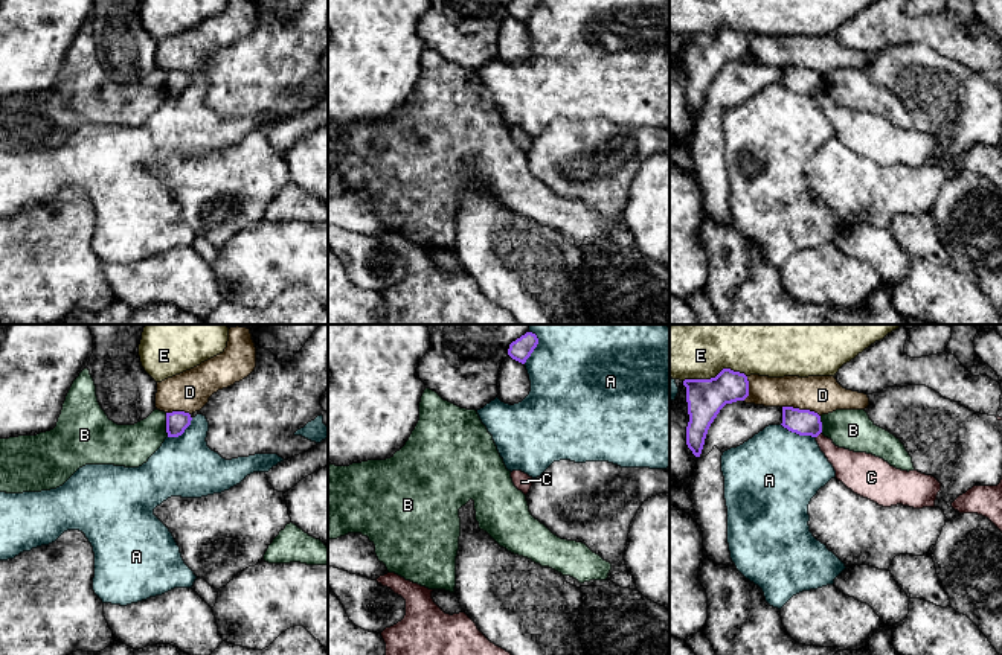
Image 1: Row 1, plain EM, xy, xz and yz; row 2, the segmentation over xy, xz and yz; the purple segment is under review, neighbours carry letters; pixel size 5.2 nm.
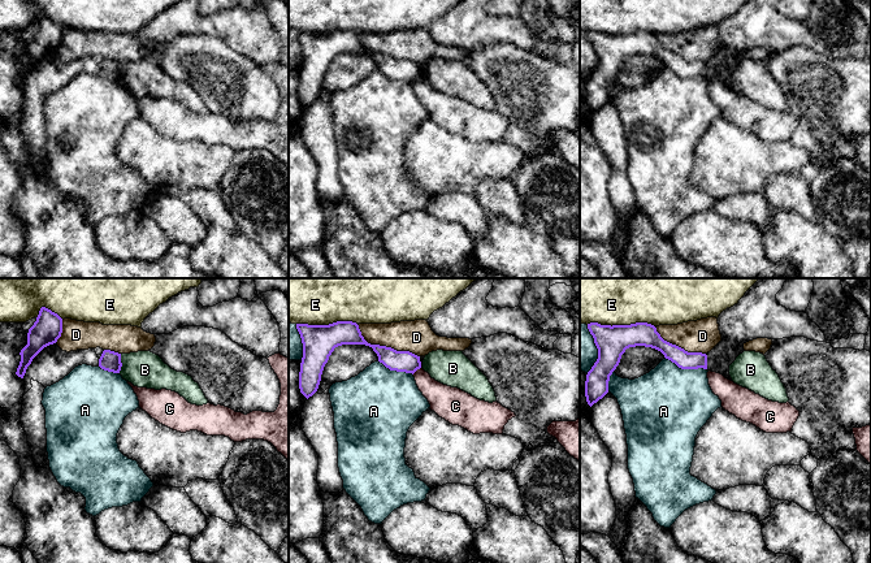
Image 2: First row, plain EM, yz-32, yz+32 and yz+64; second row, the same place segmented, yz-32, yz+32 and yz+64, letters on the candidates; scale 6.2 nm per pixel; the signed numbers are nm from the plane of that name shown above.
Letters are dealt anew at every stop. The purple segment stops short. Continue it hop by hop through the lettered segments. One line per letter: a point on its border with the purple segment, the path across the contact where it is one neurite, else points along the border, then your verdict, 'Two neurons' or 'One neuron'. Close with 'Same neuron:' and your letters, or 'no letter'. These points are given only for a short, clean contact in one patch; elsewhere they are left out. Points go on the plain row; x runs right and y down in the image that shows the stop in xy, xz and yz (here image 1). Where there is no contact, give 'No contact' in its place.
A: Touches purple at yz (798, 92). Two neurons
B: Touches purple at xy (166, 84). Two neurons
C: Touches purple at yz (819, 92). Boundary: yz (821, 90), (816, 96). Two neurons
D: Touches purple at yz (801, 69). Two neurons
E: Touches purple at yz (716, 35). Two neurons
Same neuron: no letter

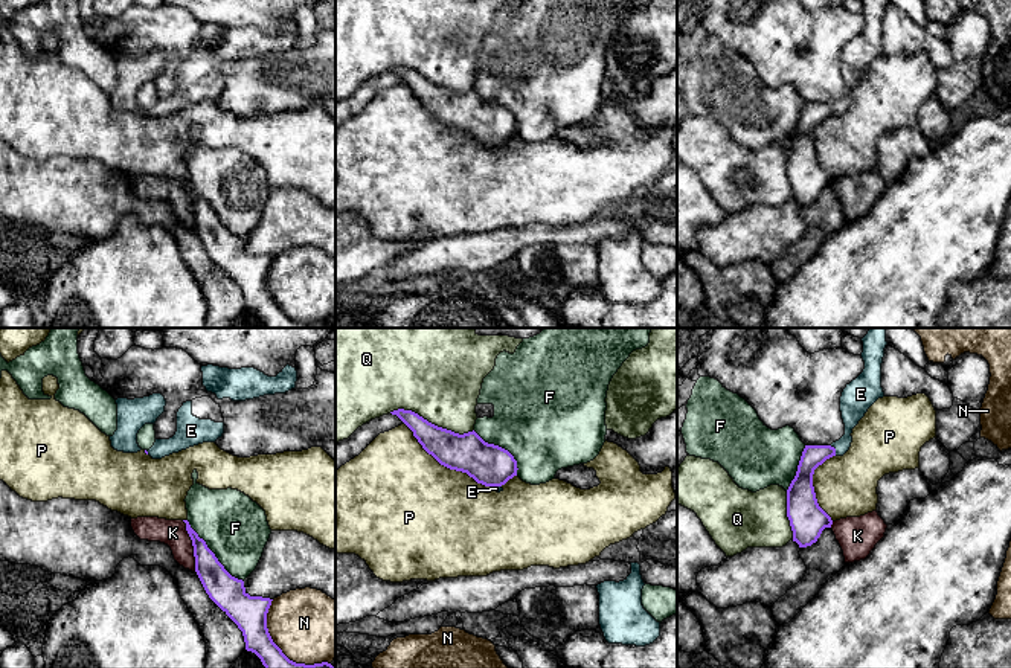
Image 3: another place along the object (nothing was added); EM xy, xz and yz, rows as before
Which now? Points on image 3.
E: Touches purple at yz (834, 109). Path across: yz (813, 115), (834, 109), (847, 96), (853, 66). One neuron
F: Touches purple at xy (214, 212). Two neurons
K: Touches purple at xy (192, 203). Two neurons
N: Touches purple at xy (281, 308). Two neurons
P: Touches purple at xz (446, 124). Two neurons
Q: Touches purple at xz (430, 81). Two neurons
Same neuron: E

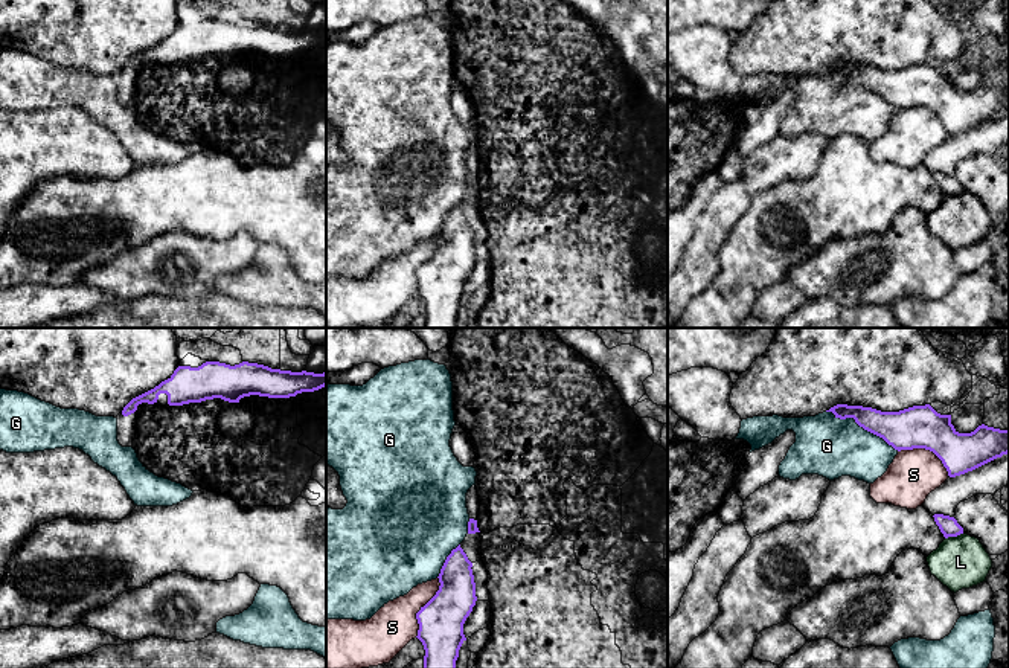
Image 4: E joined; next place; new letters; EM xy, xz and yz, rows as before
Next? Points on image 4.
G: Touches purple at yz (863, 86). Two neurons
L: Touches purple at yz (954, 194). Two neurons
S: Touches purple at xz (422, 266). Two neurons
Same neuron: no letter

